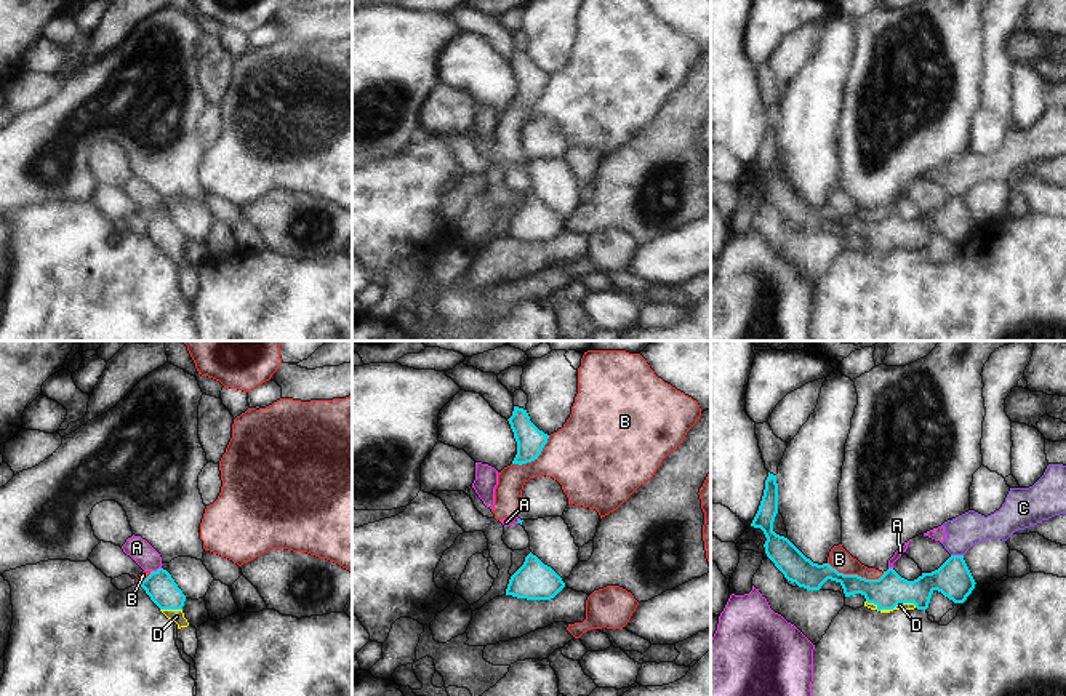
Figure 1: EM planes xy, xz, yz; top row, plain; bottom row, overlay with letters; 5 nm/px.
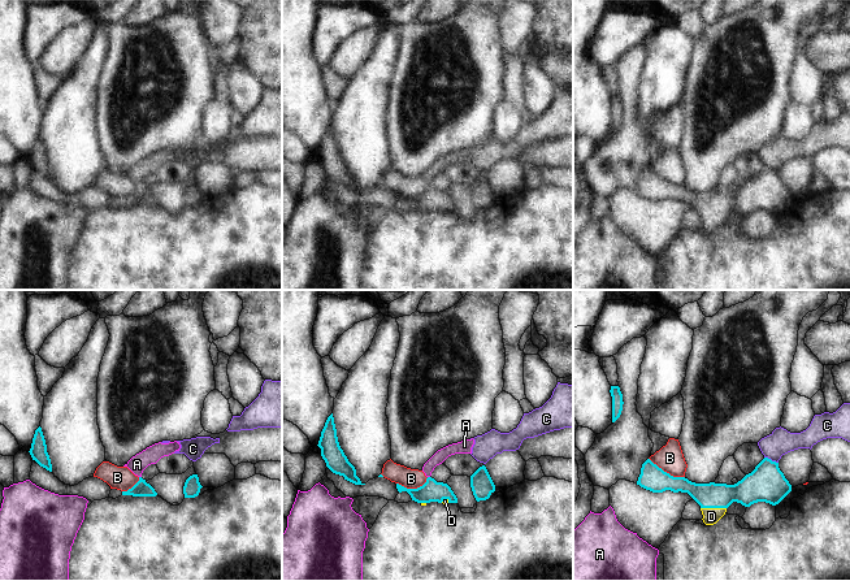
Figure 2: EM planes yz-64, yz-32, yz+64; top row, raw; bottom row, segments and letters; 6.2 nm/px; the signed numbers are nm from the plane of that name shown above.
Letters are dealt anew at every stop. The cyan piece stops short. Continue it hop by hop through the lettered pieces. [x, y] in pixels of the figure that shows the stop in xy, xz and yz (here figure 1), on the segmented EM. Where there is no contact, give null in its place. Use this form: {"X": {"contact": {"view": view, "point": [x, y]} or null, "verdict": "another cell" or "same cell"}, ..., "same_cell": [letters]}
{"A": {"contact": {"view": "xy", "point": [157, 570]}, "verdict": "another cell"}, "B": {"contact": {"view": "yz", "point": [857, 575]}, "verdict": "another cell"}, "C": {"contact": {"view": "yz", "point": [957, 556]}, "verdict": "another cell"}, "D": {"contact": {"view": "yz", "point": [892, 608]}, "verdict": "same cell"}, "same_cell": ["D"]}

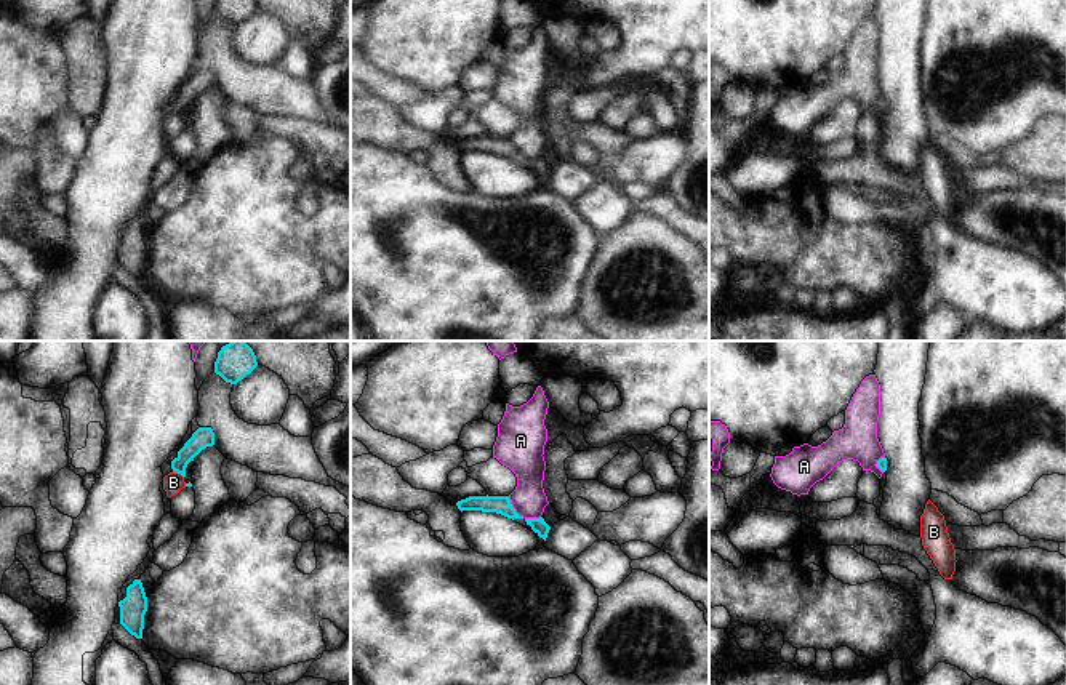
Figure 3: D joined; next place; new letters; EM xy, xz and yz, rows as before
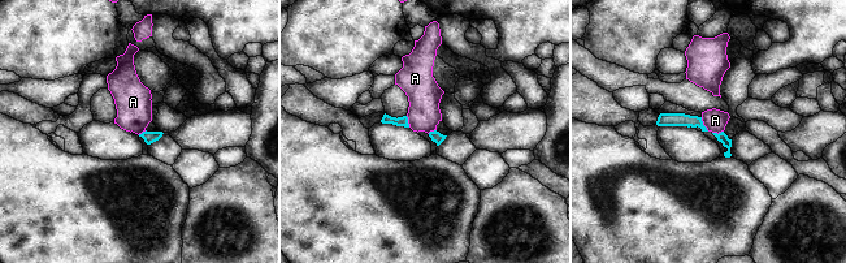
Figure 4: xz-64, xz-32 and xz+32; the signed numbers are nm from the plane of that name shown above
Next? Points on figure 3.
{"A": {"contact": {"view": "xz", "point": [519, 516]}, "verdict": "another cell"}, "B": {"contact": {"view": "xy", "point": [178, 472]}, "verdict": "another cell"}, "same_cell": []}

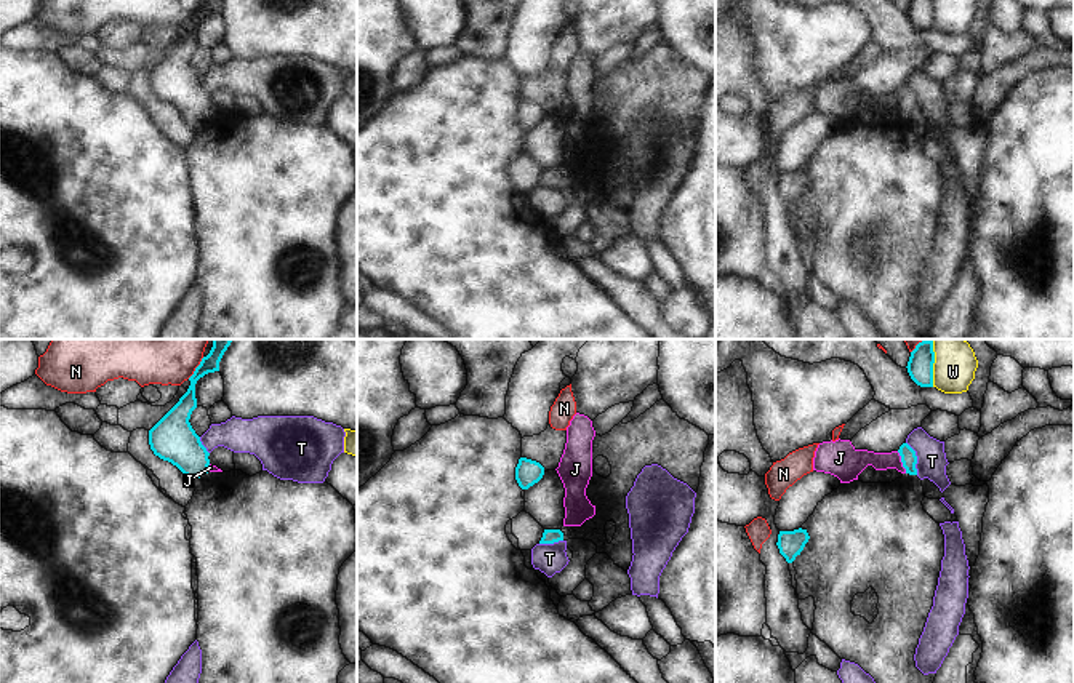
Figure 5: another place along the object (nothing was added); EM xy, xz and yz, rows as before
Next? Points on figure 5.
{"J": {"contact": {"view": "yz", "point": [901, 461]}, "verdict": "another cell"}, "N": {"contact": {"view": "xy", "point": [196, 368]}, "verdict": "another cell"}, "T": {"contact": {"view": "yz", "point": [916, 458]}, "verdict": "another cell"}, "W": {"contact": {"view": "yz", "point": [933, 362]}, "verdict": "another cell"}, "same_cell": []}

